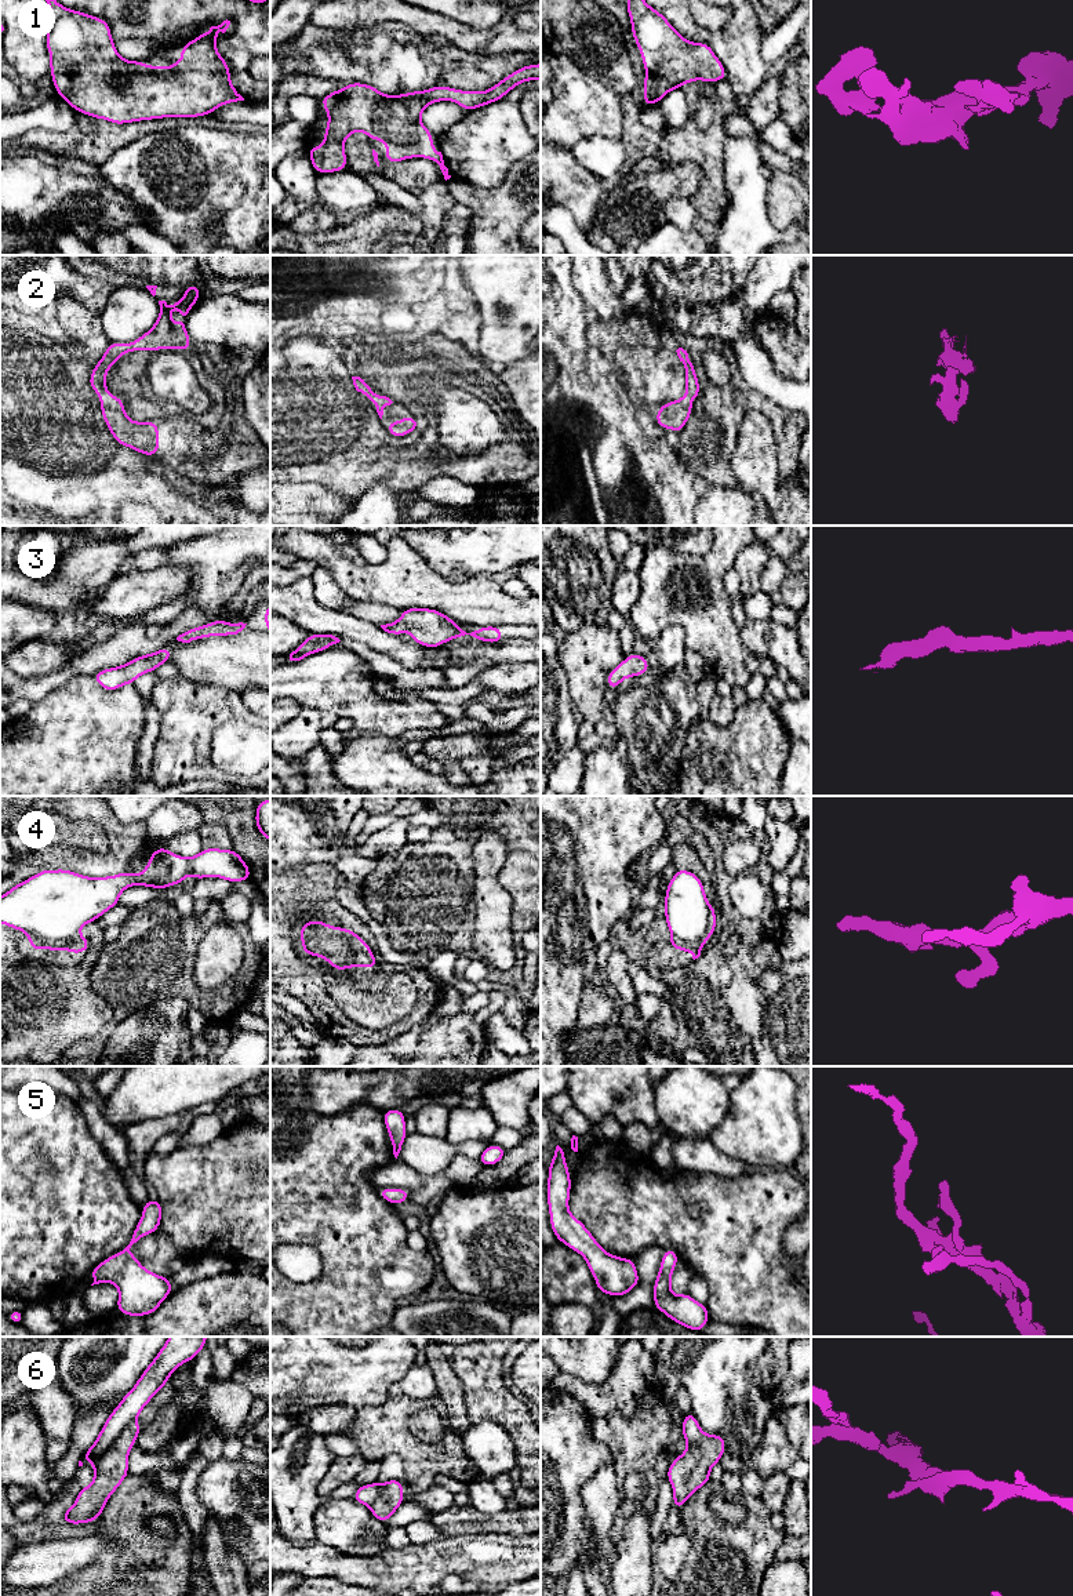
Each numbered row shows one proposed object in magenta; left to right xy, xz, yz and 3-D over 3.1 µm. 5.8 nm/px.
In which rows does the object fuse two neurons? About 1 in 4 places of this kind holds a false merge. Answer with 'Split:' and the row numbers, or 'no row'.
Split: 4, 6

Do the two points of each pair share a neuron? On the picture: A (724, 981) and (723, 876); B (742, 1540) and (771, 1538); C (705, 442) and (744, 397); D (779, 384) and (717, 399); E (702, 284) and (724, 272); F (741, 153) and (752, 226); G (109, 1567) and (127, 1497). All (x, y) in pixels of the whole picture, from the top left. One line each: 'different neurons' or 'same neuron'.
A: same neuron
B: same neuron
C: same neuron
D: different neurons
E: same neuron
F: same neuron
G: same neuron

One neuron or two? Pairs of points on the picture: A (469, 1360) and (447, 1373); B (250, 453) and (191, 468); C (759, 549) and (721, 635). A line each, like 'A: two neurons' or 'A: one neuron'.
A: two neurons
B: one neuron
C: two neurons

